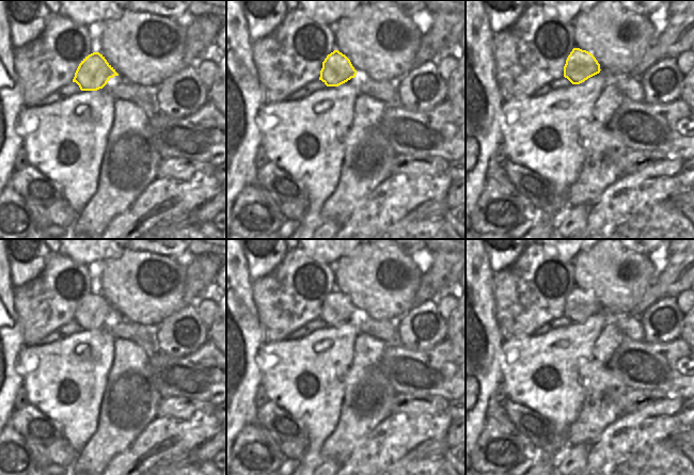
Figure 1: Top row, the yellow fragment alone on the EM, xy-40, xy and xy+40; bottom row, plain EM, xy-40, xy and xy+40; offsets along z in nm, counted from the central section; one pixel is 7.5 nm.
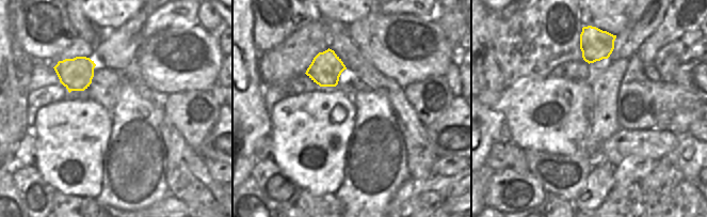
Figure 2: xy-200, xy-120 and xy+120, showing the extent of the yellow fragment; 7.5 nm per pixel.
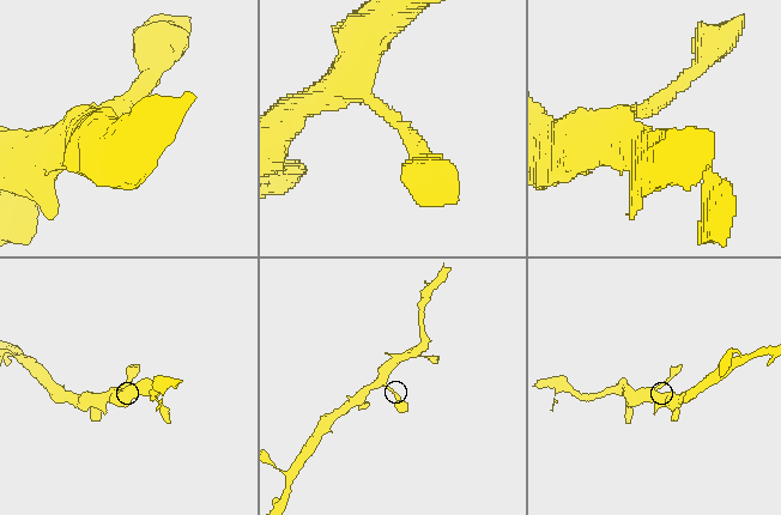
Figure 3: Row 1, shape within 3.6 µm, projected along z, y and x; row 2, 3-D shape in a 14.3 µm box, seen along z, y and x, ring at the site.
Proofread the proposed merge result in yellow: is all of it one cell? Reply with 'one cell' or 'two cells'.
one cell

